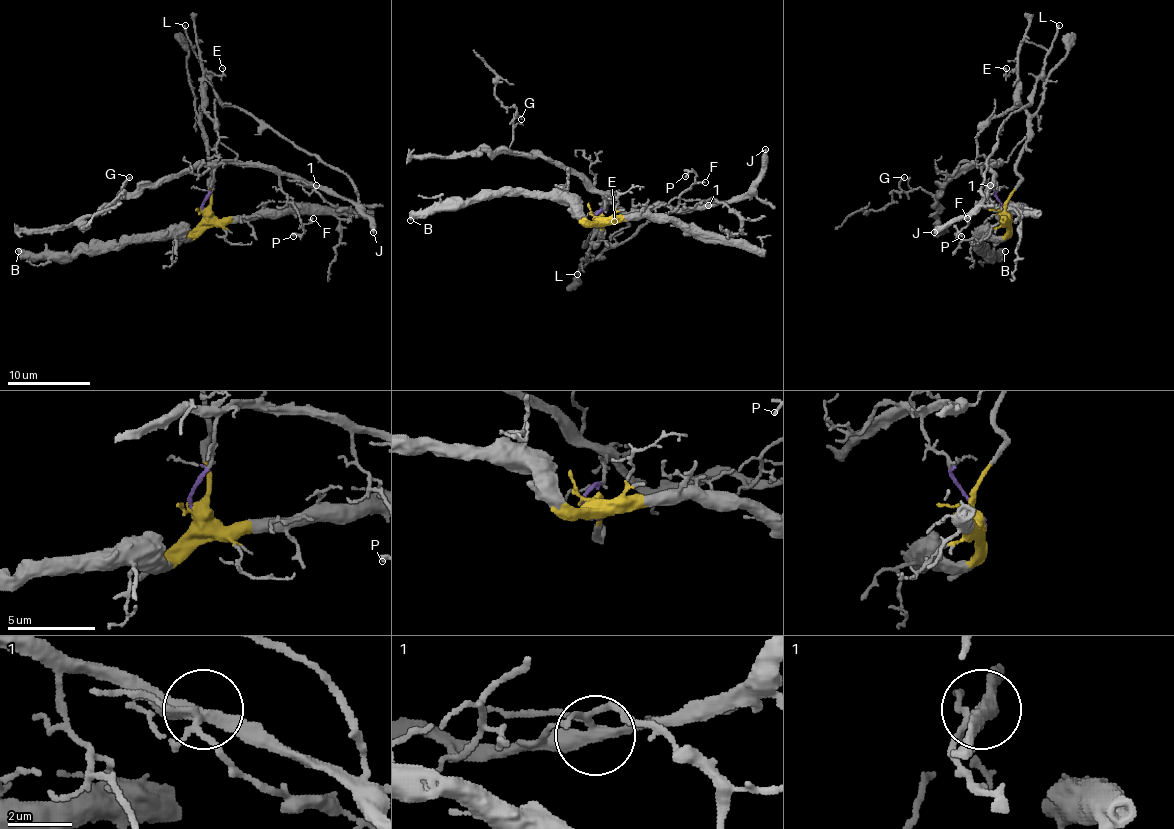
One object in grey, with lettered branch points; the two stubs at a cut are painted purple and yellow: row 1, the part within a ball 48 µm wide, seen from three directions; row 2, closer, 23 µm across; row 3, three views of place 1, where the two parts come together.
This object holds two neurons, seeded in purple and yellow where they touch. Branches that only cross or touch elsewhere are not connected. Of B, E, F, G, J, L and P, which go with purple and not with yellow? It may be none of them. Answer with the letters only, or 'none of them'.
F, G, J, L, P

